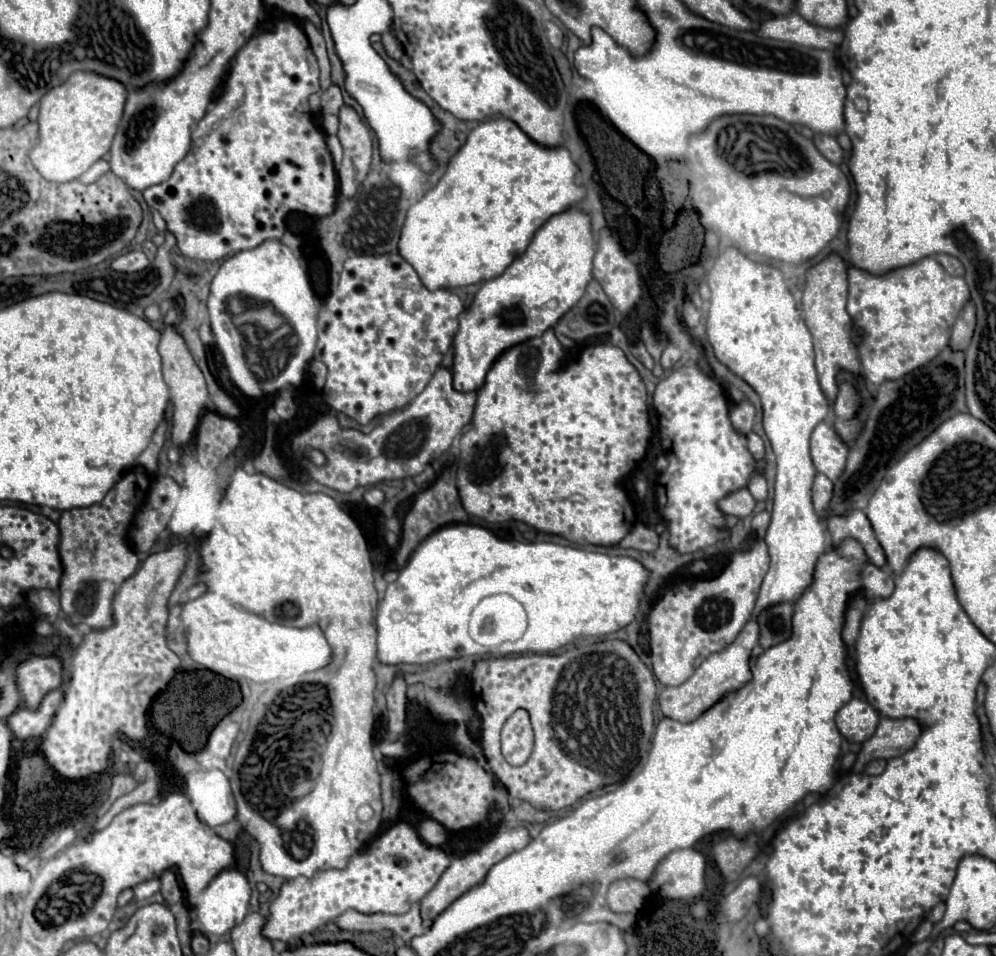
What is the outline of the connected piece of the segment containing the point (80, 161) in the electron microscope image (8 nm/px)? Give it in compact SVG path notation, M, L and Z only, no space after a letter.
M72 72L72 76L46 92L40 100L40 136L30 152L32 164L50 182L80 178L98 158L106 156L120 124L128 88L96 72Z

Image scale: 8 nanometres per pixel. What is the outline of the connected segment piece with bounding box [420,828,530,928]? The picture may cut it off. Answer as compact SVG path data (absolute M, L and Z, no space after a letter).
M516 828L516 830L506 830L506 832L502 830L502 832L498 832L492 840L488 840L478 852L466 854L466 856L462 856L462 858L454 858L452 864L448 866L448 870L440 876L438 884L436 884L436 886L424 896L424 900L420 902L424 928L430 928L430 926L434 924L434 918L436 918L440 912L444 912L444 908L448 908L454 900L458 900L464 892L468 892L470 888L474 888L474 886L478 886L478 884L482 884L484 878L486 878L486 874L488 874L488 870L490 870L494 864L498 864L500 860L504 860L508 854L522 850L528 842L530 842L530 836L528 836L528 830L526 830L526 828Z

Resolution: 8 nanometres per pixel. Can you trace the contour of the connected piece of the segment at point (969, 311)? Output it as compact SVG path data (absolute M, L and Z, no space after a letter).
M968 302L966 308L960 312L956 324L952 326L952 336L950 336L950 348L954 352L958 350L966 350L972 334L974 334L974 326L976 326L976 312L974 312L974 304Z

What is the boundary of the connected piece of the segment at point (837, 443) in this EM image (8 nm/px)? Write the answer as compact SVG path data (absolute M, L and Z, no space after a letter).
M820 422L810 438L810 454L816 470L826 474L830 480L836 480L844 470L848 446L838 438L830 424Z

